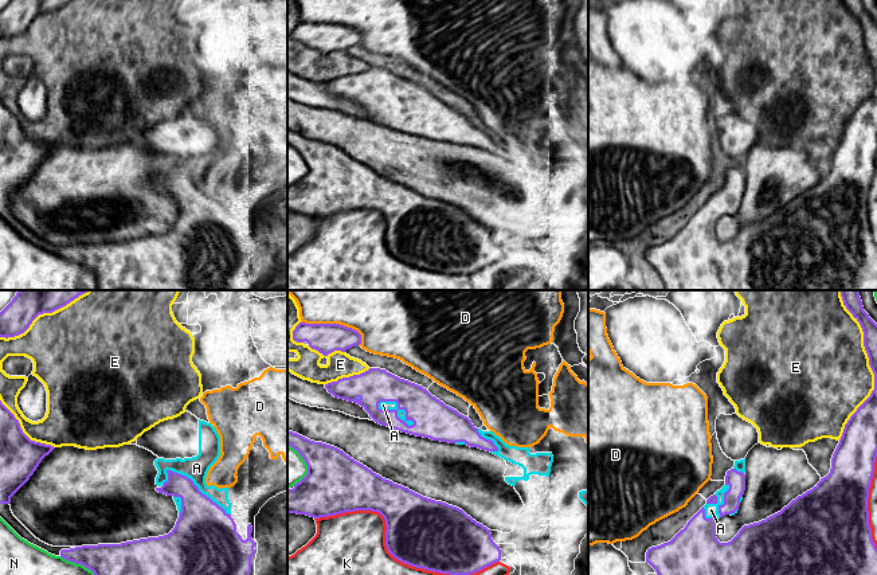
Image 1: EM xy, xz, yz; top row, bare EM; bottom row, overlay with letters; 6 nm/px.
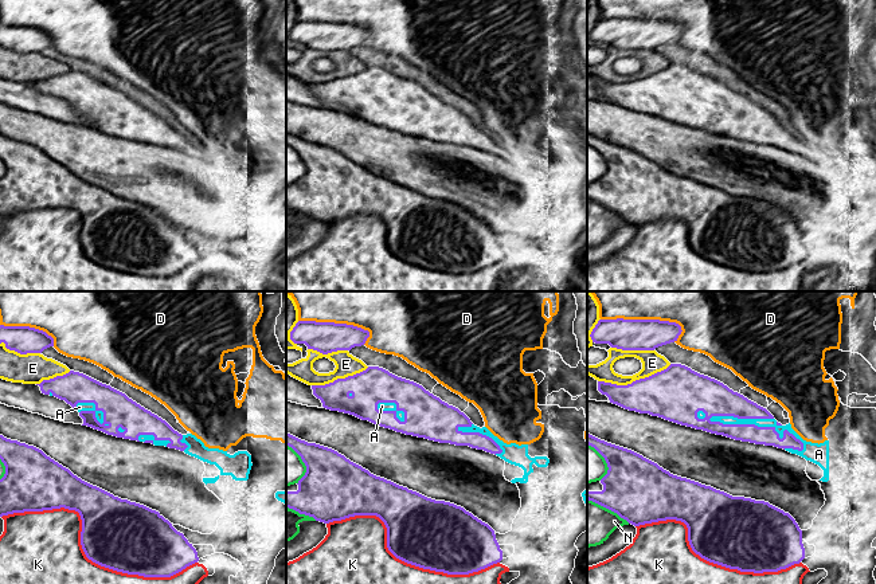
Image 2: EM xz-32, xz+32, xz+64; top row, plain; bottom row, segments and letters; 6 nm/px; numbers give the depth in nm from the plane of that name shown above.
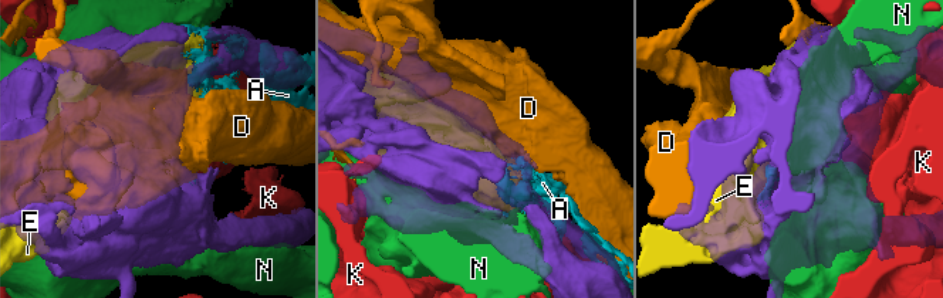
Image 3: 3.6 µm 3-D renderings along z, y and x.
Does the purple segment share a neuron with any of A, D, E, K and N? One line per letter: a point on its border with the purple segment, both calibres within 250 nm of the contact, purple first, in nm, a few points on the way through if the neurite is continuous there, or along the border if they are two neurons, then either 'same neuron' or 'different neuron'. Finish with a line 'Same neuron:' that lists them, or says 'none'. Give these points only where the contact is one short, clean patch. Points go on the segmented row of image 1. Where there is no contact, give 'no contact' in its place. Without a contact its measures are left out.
A: xz (396, 411) | 220/50 nm | same neuron
D: xz (335, 324) | 180/460 nm | different neuron
E: yz (869, 364) | 90/500 nm | different neuron
K: xz (386, 531) | 420/380 nm | different neuron
N: xy (78, 563) | 190/160 nm | different neuron
Same neuron: A

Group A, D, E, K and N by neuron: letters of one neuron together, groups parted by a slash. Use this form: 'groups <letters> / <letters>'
groups A / D / E / K / N

